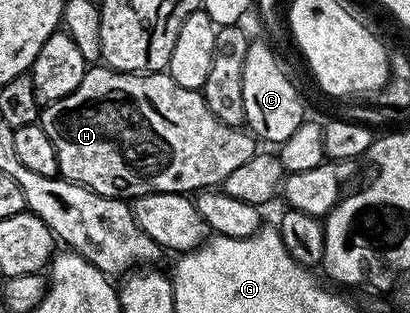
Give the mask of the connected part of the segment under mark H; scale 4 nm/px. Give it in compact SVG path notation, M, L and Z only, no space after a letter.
M98 67L87 68L84 79L80 79L80 87L76 87L76 91L72 91L72 95L64 95L64 99L56 99L56 103L45 106L40 113L40 124L44 135L48 135L48 139L52 139L52 147L56 147L56 159L58 160L58 171L63 181L74 181L77 185L88 187L92 191L96 191L105 197L121 197L123 199L133 199L143 197L144 195L152 195L153 193L184 193L187 195L197 194L199 191L209 190L211 187L221 186L224 179L228 179L228 175L232 175L232 171L236 171L236 167L241 167L244 163L248 163L248 159L252 159L256 152L255 138L251 136L245 128L235 127L233 125L225 125L220 123L220 119L216 119L216 115L212 115L212 111L208 111L206 100L202 97L201 92L197 89L189 89L188 87L180 87L180 83L176 83L176 79L172 79L169 72L161 73L121 73L109 67L101 67L102 69L94 69Z

